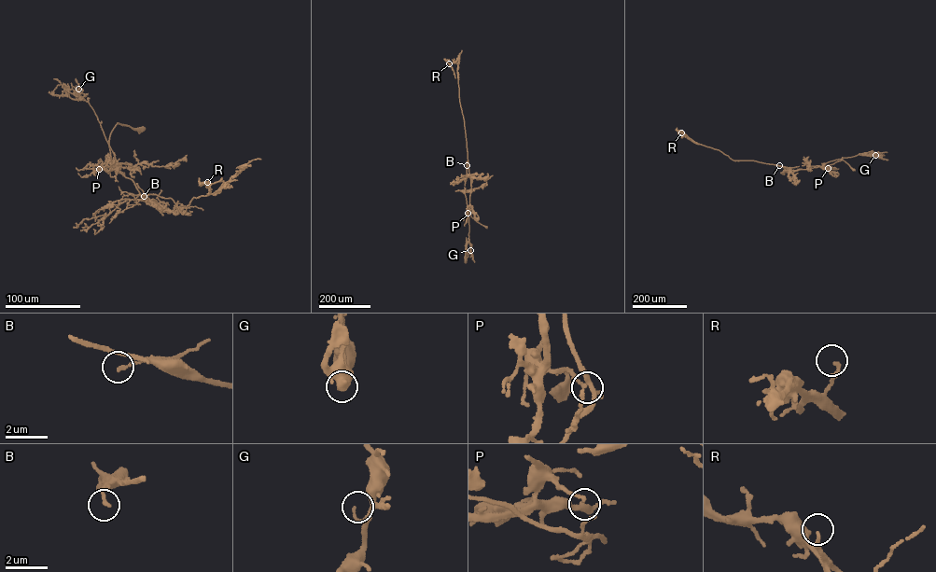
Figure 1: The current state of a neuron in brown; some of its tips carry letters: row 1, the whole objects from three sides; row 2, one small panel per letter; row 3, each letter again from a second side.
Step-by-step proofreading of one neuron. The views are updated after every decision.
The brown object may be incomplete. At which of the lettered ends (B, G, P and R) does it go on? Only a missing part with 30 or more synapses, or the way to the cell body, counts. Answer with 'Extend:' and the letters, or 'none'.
Extend: none

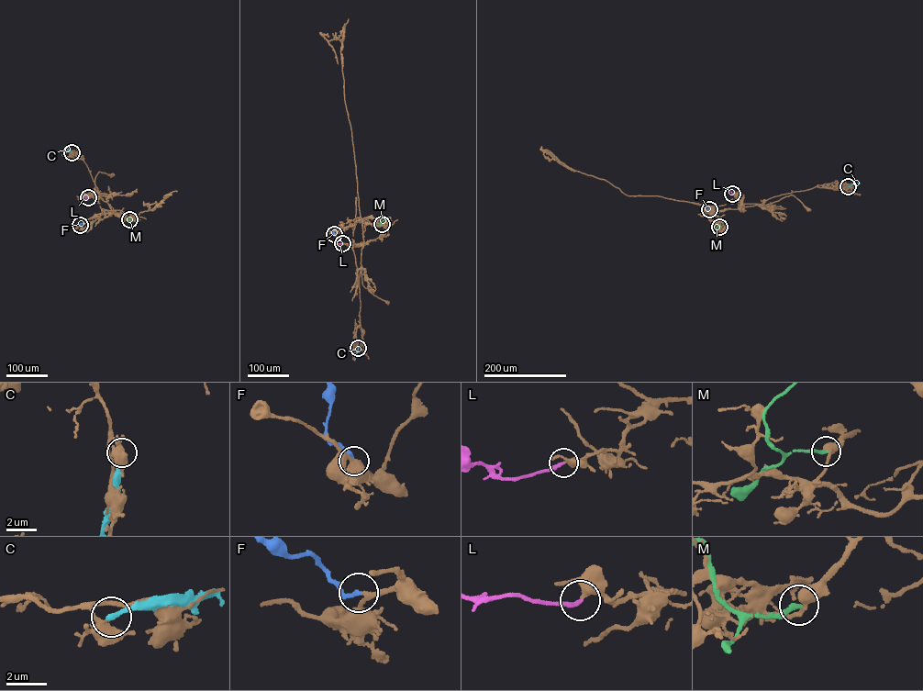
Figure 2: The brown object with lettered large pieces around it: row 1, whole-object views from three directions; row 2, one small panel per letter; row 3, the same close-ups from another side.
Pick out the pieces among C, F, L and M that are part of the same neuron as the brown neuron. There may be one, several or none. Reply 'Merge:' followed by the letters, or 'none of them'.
Merge: F, L

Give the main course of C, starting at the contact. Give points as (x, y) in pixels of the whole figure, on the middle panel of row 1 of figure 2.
C: (358, 348), (354, 360)

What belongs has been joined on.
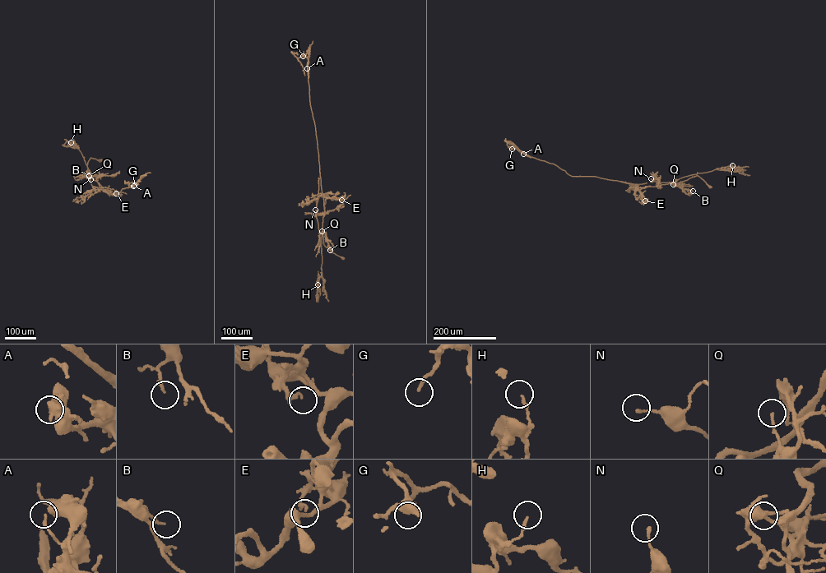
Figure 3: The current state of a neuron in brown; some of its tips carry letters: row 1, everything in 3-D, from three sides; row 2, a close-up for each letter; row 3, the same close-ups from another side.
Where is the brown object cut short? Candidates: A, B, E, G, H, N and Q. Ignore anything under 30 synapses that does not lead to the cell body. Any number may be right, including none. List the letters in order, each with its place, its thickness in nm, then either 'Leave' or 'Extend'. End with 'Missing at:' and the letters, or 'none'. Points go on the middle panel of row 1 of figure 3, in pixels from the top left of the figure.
A: Place: (307, 68). Thickness 130 nm. Leave
B: Place: (330, 250). Thickness 140 nm. Leave
E: Place: (341, 200). Thickness 120 nm. Leave
G: Place: (303, 56). Thickness 160 nm. Extend
H: Place: (317, 284). Thickness 150 nm. Leave
N: Place: (315, 210). Thickness 130 nm. Leave
Q: Place: (322, 231). Thickness 140 nm. Leave
Missing at: G

